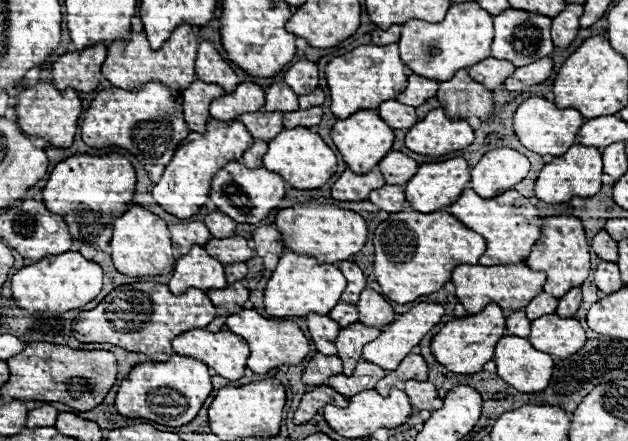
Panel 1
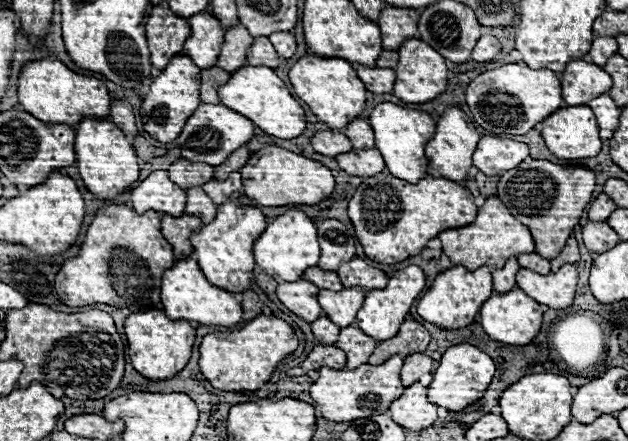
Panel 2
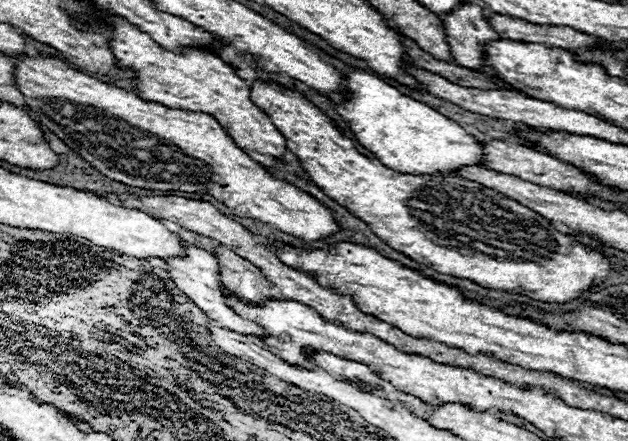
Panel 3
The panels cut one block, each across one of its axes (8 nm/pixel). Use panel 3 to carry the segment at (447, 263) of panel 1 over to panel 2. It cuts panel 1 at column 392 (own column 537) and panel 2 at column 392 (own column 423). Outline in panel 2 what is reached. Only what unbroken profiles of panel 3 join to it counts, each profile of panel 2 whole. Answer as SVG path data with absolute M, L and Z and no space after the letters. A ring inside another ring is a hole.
M390 172L370 176L358 186L348 204L348 216L366 256L382 264L396 264L420 254L430 238L436 238L448 228L462 228L470 224L476 212L478 208L468 188L430 174L426 174L418 184L398 180L390 176Z

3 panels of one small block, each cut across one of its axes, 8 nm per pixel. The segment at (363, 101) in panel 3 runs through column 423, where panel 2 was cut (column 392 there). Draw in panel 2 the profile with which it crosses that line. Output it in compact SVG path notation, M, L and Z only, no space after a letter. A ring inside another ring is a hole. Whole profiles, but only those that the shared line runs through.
M382 102L372 110L370 126L374 128L376 148L384 156L386 168L390 170L392 176L408 180L410 184L416 184L420 178L426 176L424 146L434 136L434 130L436 130L436 122L432 120L430 114L412 110L412 108L402 108L392 102Z

